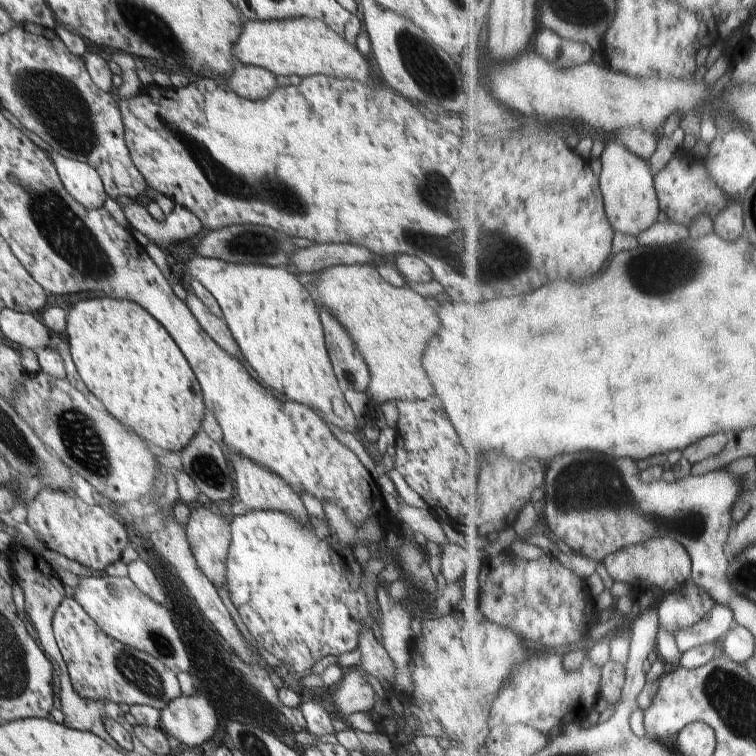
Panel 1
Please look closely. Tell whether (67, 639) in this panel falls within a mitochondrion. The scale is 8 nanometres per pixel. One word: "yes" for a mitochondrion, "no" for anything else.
no

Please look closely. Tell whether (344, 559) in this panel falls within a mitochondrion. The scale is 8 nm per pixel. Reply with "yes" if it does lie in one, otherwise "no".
no

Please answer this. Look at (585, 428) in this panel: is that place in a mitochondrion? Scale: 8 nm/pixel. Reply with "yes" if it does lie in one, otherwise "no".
no

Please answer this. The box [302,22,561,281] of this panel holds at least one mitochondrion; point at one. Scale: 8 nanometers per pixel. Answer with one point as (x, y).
(421, 62)

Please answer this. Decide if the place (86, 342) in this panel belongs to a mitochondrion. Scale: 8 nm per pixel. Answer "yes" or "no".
no

